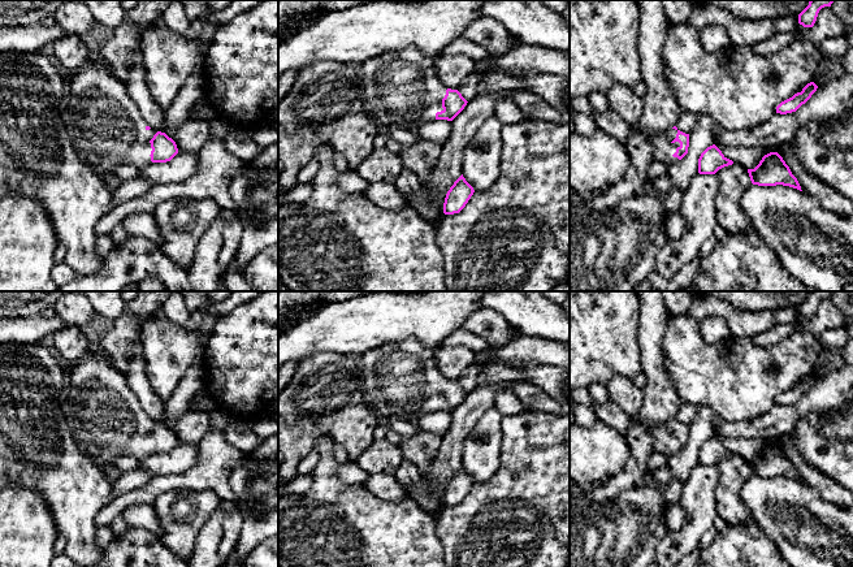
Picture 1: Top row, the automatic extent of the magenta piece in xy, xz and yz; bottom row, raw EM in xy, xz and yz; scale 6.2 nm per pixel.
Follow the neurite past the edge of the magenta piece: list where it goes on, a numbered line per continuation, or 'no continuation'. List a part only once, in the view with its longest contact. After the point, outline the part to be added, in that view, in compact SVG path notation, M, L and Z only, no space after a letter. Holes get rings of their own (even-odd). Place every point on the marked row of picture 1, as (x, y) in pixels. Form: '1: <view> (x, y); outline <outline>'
1: yz (663, 150); outline M670 129L653 138L653 160L663 163L666 166L676 164L677 157L672 155L680 147L679 142L672 142L676 138L677 130Z

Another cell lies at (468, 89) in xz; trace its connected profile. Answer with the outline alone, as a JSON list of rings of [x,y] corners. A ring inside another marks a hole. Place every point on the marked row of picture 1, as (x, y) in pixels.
[[[475,72],[469,77],[467,77],[459,86],[458,91],[467,101],[473,99],[479,92],[477,86],[480,83],[481,77],[482,77],[481,74]]]

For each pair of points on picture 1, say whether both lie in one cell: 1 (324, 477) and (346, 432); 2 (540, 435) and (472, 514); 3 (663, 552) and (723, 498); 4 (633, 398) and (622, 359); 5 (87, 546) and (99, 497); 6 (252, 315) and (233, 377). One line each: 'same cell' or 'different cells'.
1: different cells
2: same cell
3: different cells
4: different cells
5: same cell
6: same cell

